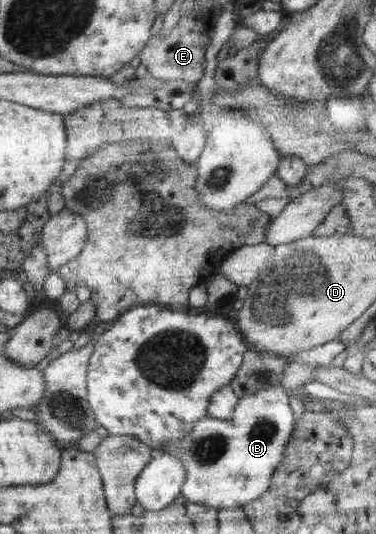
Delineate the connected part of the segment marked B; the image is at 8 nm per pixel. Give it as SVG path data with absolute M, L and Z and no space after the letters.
M281 384L249 394L238 400L229 420L217 420L207 414L187 436L157 449L168 451L181 461L187 478L180 494L187 501L218 510L241 507L263 496L293 433L296 418L290 406L291 396Z

